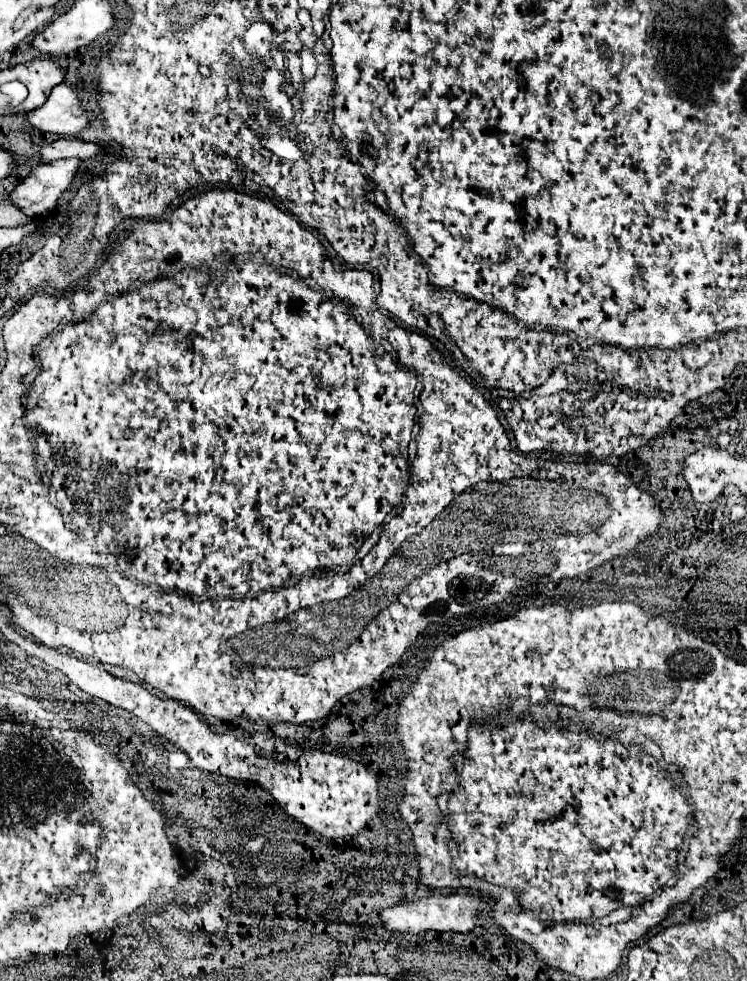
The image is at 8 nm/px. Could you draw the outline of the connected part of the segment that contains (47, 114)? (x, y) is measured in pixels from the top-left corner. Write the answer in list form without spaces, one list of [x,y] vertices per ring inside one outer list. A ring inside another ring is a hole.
[[[68,83],[56,85],[48,101],[28,113],[28,121],[42,133],[60,137],[74,137],[88,127],[86,109],[78,93]]]

